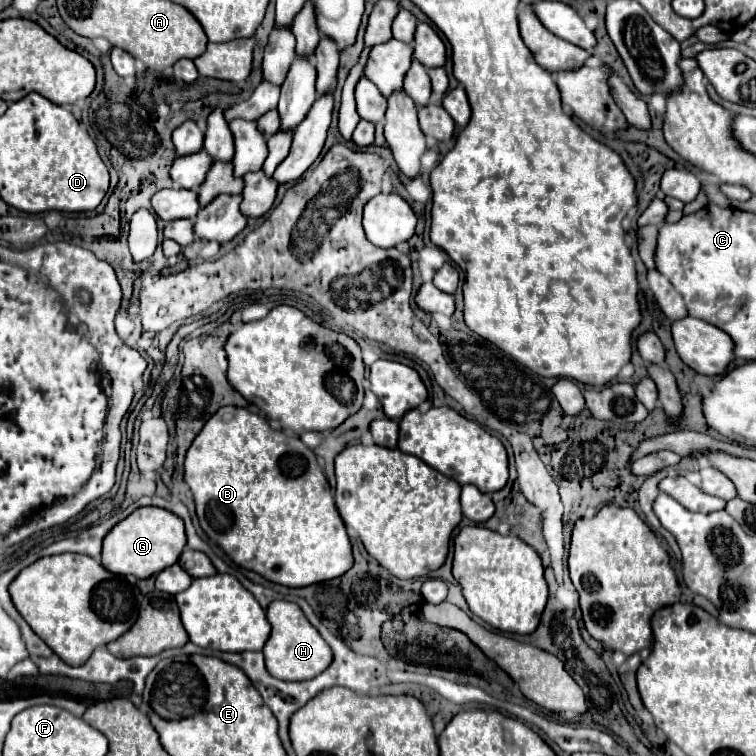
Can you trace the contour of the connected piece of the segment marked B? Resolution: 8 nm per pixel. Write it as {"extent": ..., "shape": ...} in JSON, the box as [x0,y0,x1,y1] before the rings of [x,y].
{"extent":[184,407,354,587],"shape":[[[220,407],[220,411],[216,411],[216,415],[212,415],[206,425],[202,427],[202,431],[198,433],[198,437],[194,439],[194,443],[190,445],[188,453],[186,453],[186,473],[184,473],[184,481],[188,483],[188,487],[192,489],[194,501],[196,501],[196,515],[200,521],[200,527],[208,533],[208,537],[212,541],[216,541],[222,551],[240,567],[256,571],[258,575],[262,575],[268,581],[286,585],[286,587],[308,587],[314,583],[322,583],[328,579],[336,579],[340,575],[344,575],[354,559],[352,559],[352,547],[350,547],[350,539],[346,535],[346,527],[334,507],[334,495],[332,489],[328,485],[328,479],[324,475],[324,471],[320,469],[316,455],[312,449],[308,449],[298,437],[290,437],[282,431],[272,429],[266,419],[250,413],[248,409],[240,409],[240,407]]]}

